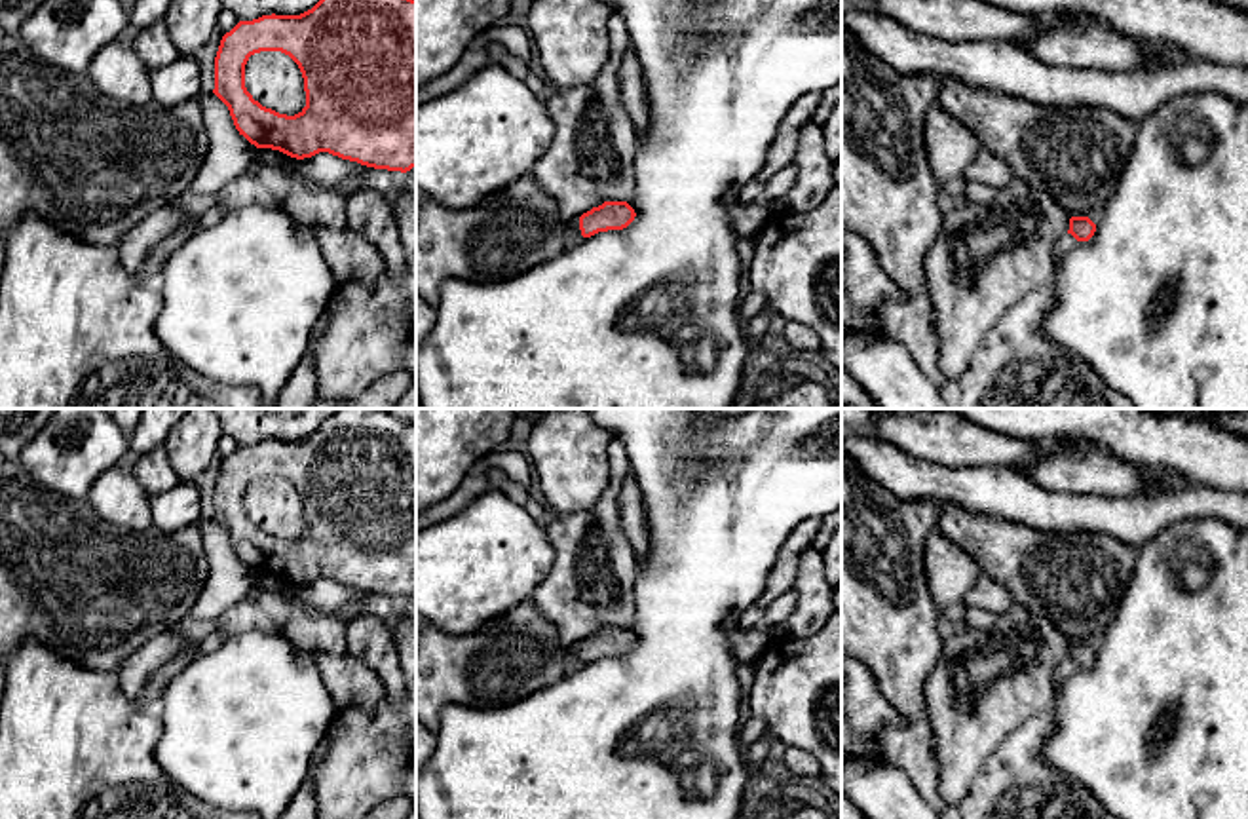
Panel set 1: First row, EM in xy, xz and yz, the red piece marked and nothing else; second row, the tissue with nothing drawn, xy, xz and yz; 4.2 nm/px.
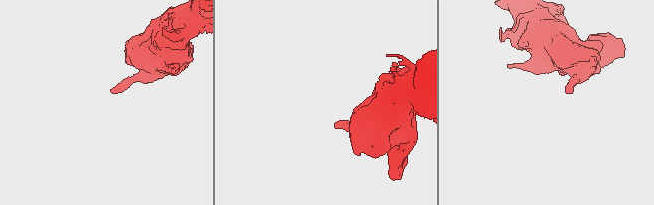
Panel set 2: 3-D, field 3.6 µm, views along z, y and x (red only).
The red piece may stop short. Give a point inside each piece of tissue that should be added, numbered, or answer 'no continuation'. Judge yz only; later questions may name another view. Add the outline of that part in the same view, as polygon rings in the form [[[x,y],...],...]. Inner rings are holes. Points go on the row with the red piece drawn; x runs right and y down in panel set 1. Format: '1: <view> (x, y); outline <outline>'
1: yz (1066, 244); outline [[[1071,234],[1062,236],[1052,249],[1052,260],[1060,262],[1068,253],[1075,251],[1083,243],[1087,241],[1077,241]]]

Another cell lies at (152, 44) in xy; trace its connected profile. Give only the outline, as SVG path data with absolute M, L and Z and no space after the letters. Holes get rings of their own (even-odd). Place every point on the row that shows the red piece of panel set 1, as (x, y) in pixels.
M163 21L142 29L127 40L150 72L182 57L182 53L171 42Z

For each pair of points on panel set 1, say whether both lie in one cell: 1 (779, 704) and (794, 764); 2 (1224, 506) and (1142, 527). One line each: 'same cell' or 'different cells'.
1: different cells
2: same cell

